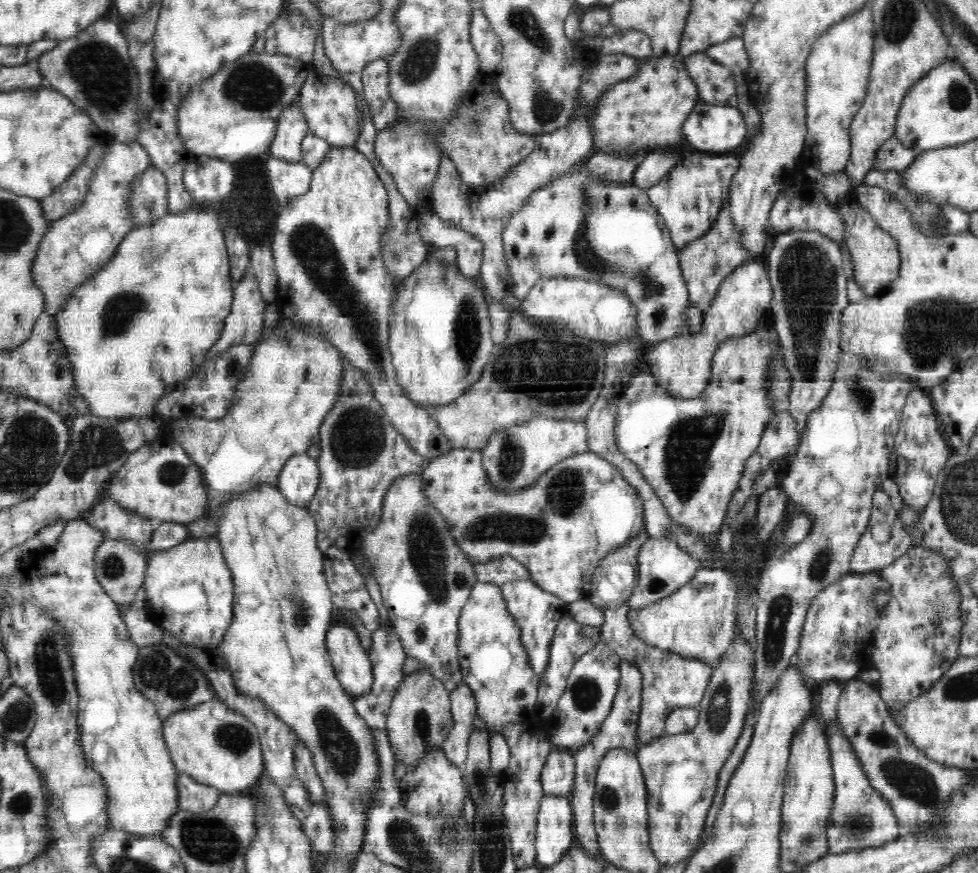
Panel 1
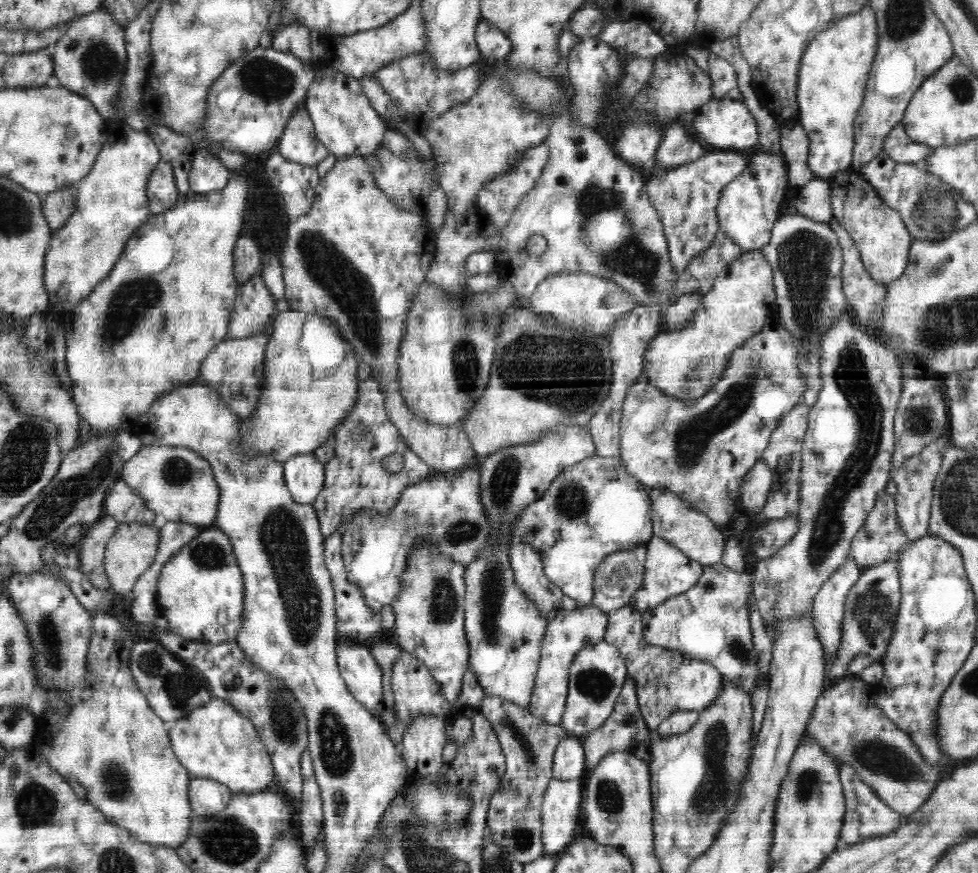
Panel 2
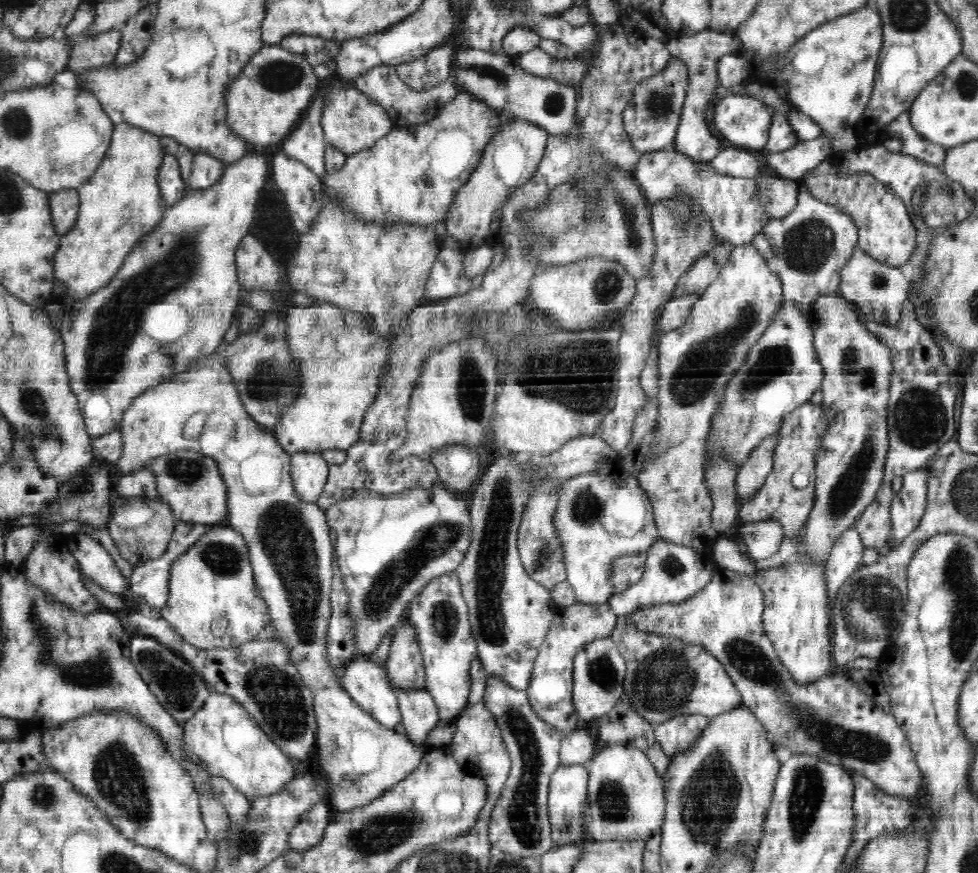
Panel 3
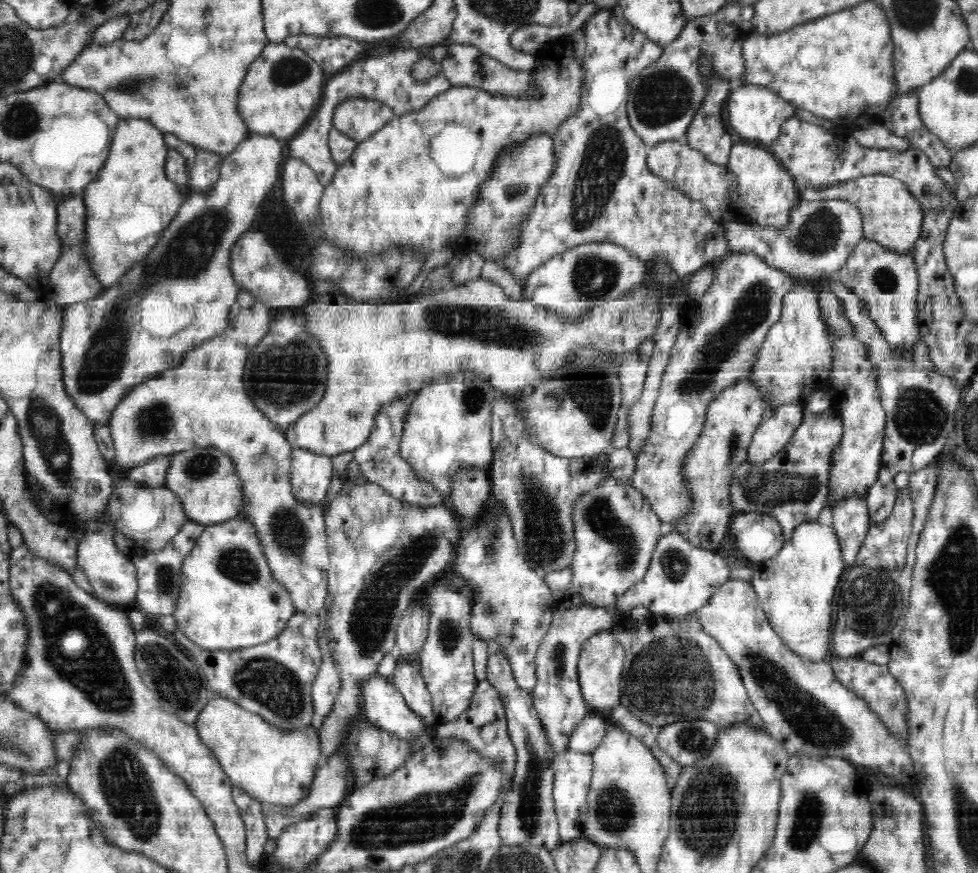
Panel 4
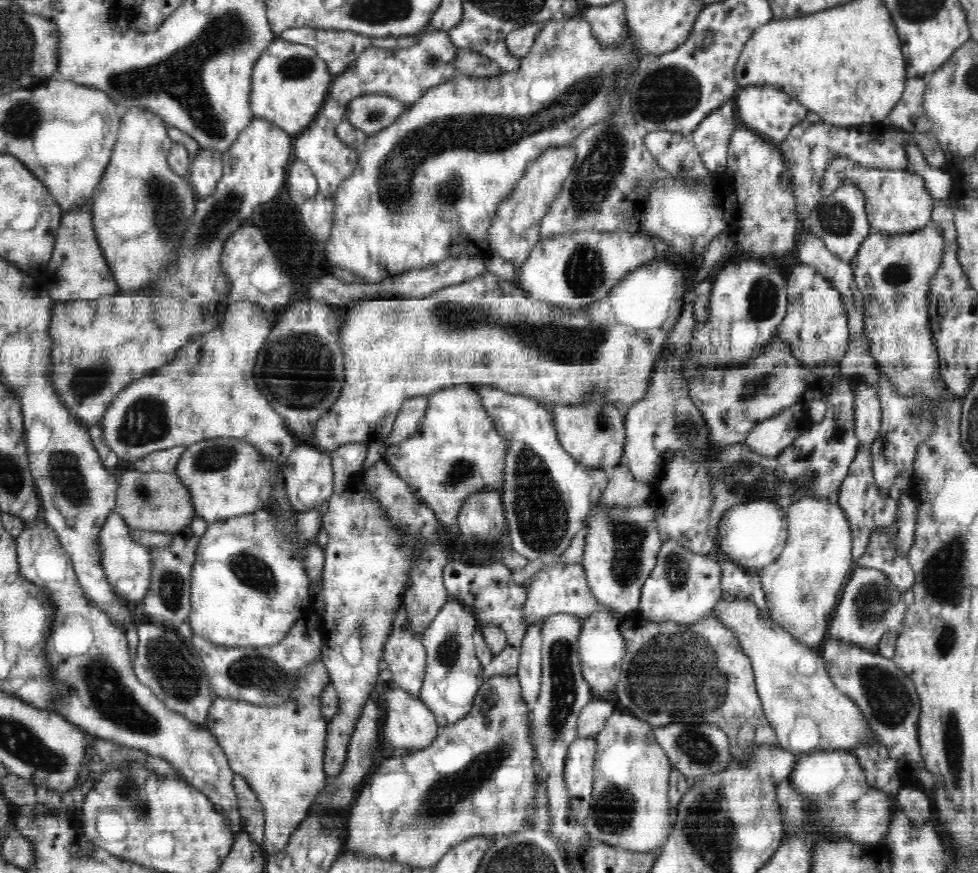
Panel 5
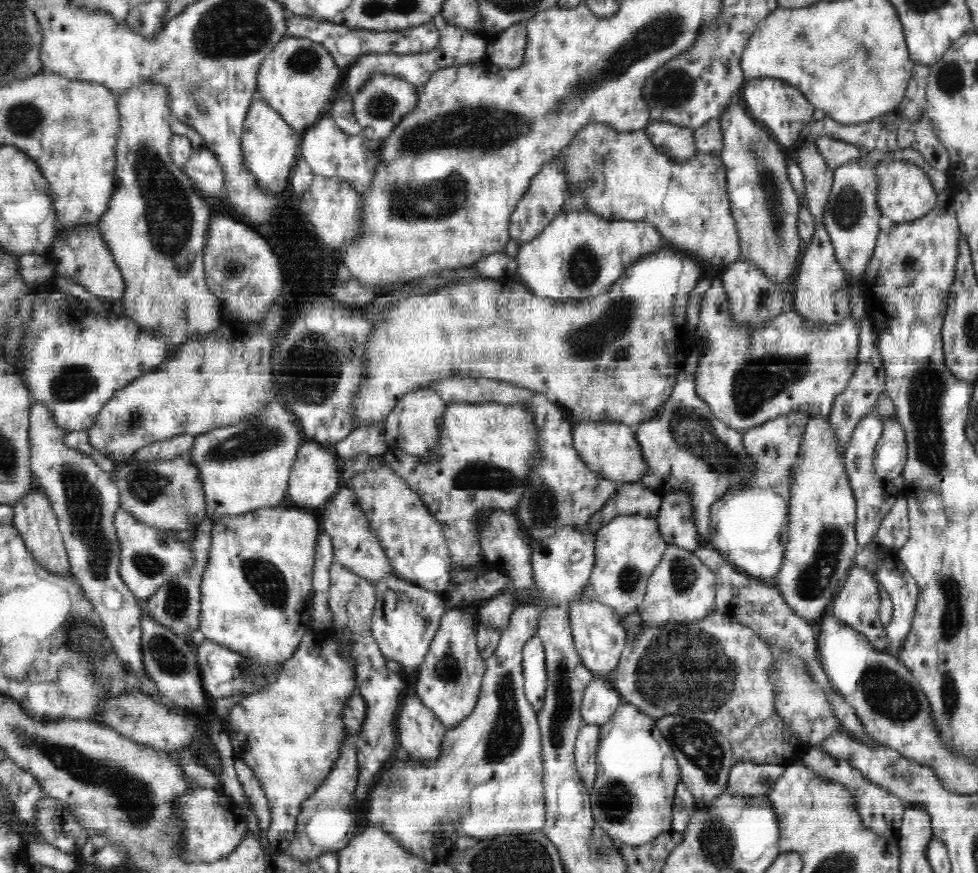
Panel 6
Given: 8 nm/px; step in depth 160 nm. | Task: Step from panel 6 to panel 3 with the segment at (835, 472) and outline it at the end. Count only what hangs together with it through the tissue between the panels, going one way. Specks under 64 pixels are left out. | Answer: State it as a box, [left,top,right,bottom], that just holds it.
[754,552,832,685]

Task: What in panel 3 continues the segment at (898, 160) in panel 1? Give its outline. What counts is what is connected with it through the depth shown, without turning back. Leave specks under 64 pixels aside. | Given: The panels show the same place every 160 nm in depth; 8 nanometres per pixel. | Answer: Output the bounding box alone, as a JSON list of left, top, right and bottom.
[876,110,947,166]

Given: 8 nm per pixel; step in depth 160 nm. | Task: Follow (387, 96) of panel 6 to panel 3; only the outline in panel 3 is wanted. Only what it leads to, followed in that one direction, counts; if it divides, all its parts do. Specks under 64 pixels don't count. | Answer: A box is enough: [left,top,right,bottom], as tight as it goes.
[321,76,394,157]

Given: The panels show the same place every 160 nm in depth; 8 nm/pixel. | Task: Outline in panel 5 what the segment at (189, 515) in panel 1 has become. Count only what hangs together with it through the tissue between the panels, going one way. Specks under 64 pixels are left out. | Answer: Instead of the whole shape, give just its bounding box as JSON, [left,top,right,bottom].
[175,438,281,523]

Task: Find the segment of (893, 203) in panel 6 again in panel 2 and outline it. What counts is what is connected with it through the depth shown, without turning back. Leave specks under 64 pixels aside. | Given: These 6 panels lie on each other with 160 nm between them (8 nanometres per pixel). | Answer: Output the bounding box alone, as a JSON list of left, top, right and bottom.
[825,167,913,284]

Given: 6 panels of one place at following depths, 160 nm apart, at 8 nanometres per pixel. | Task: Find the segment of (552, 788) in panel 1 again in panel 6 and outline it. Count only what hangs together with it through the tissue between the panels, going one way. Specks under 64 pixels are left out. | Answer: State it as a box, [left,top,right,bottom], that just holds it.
[581,678,621,724]

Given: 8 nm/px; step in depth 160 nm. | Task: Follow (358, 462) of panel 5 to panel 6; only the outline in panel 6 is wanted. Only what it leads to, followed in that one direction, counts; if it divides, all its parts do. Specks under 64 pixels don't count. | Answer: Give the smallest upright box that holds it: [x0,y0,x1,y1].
[334,423,388,464]

